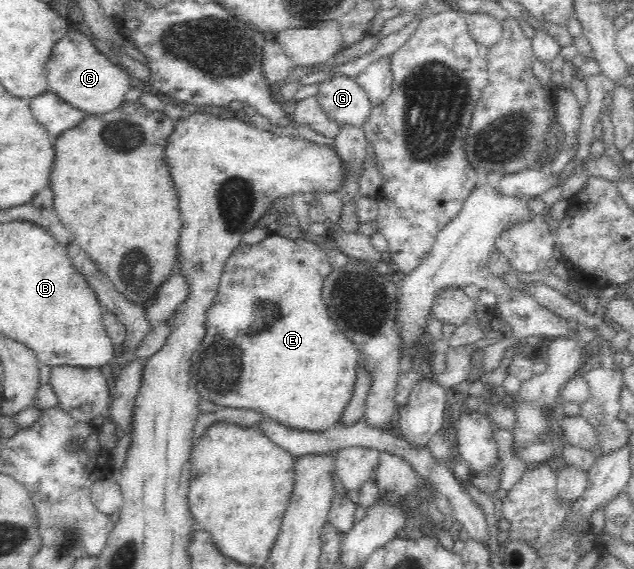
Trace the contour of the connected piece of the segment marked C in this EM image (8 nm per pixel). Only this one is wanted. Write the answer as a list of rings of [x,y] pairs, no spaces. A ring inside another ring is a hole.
[[[77,31],[68,32],[55,46],[47,63],[49,91],[69,104],[80,108],[87,116],[103,116],[119,108],[131,90],[129,74],[105,50]]]

